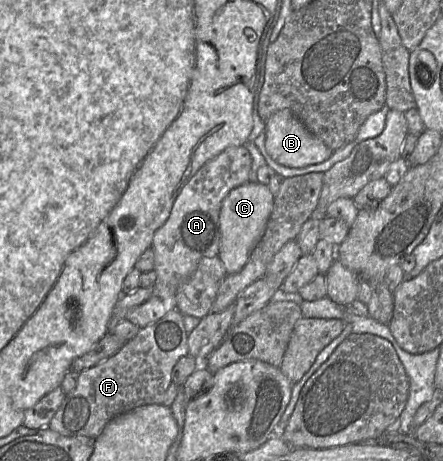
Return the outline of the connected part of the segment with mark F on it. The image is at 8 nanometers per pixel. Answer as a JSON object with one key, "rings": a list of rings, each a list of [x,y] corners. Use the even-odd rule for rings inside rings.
{"rings":[[[173,309],[159,320],[140,328],[133,338],[124,342],[116,354],[82,370],[76,387],[65,395],[49,428],[65,436],[96,439],[116,416],[139,406],[162,404],[172,383],[172,369],[186,355],[188,334],[184,327],[183,314]]]}

